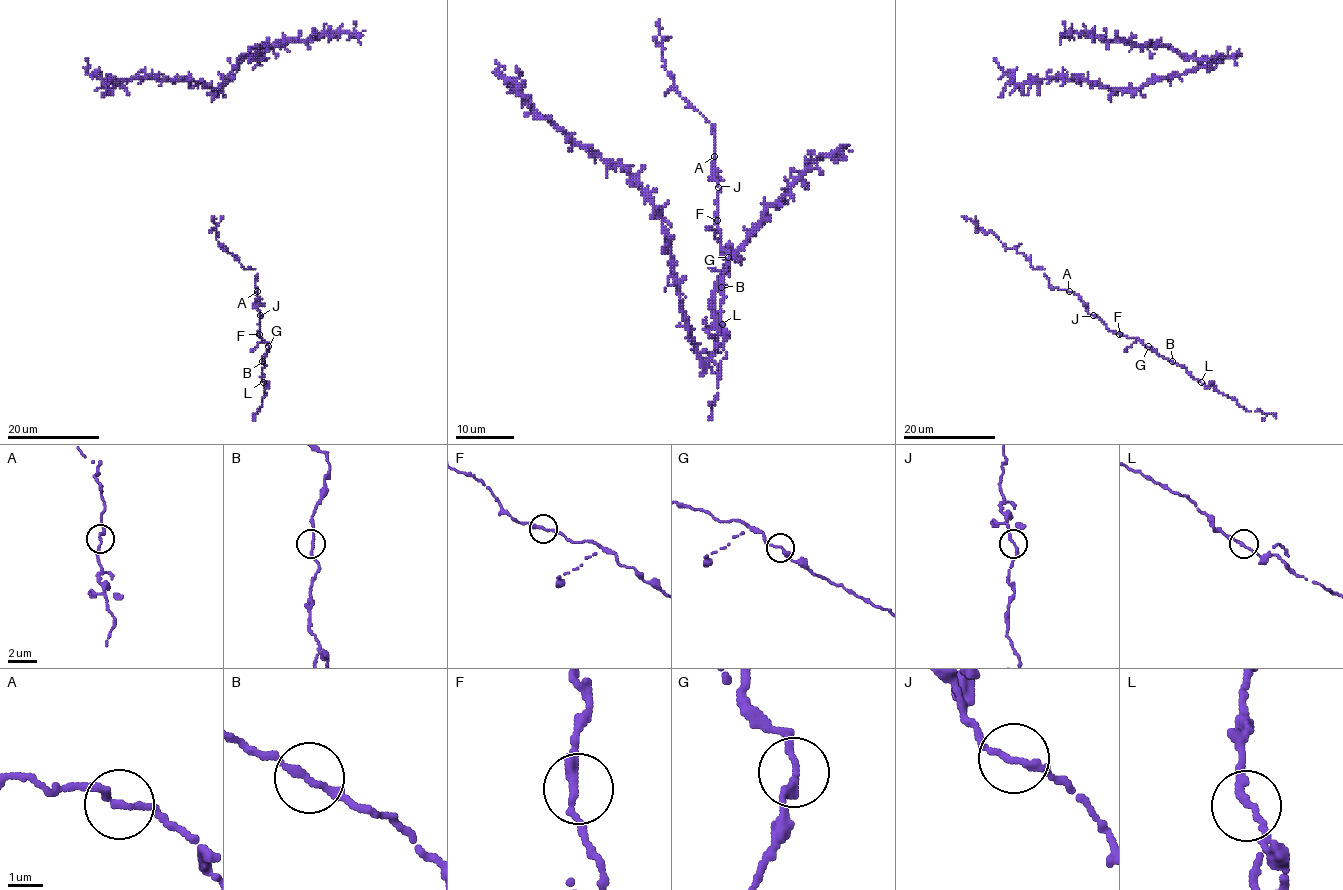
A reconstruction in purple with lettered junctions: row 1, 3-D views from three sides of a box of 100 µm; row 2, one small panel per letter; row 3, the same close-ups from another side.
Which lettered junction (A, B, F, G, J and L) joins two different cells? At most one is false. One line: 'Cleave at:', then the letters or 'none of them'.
Cleave at: none of them

